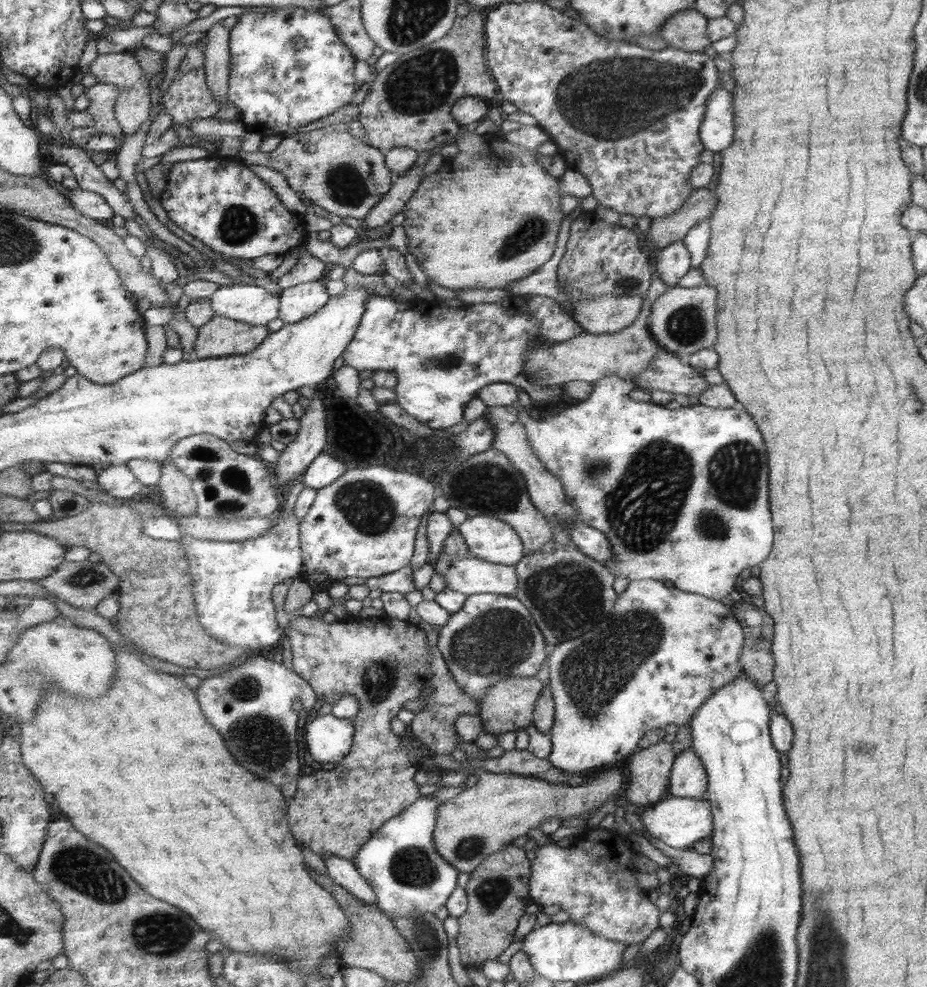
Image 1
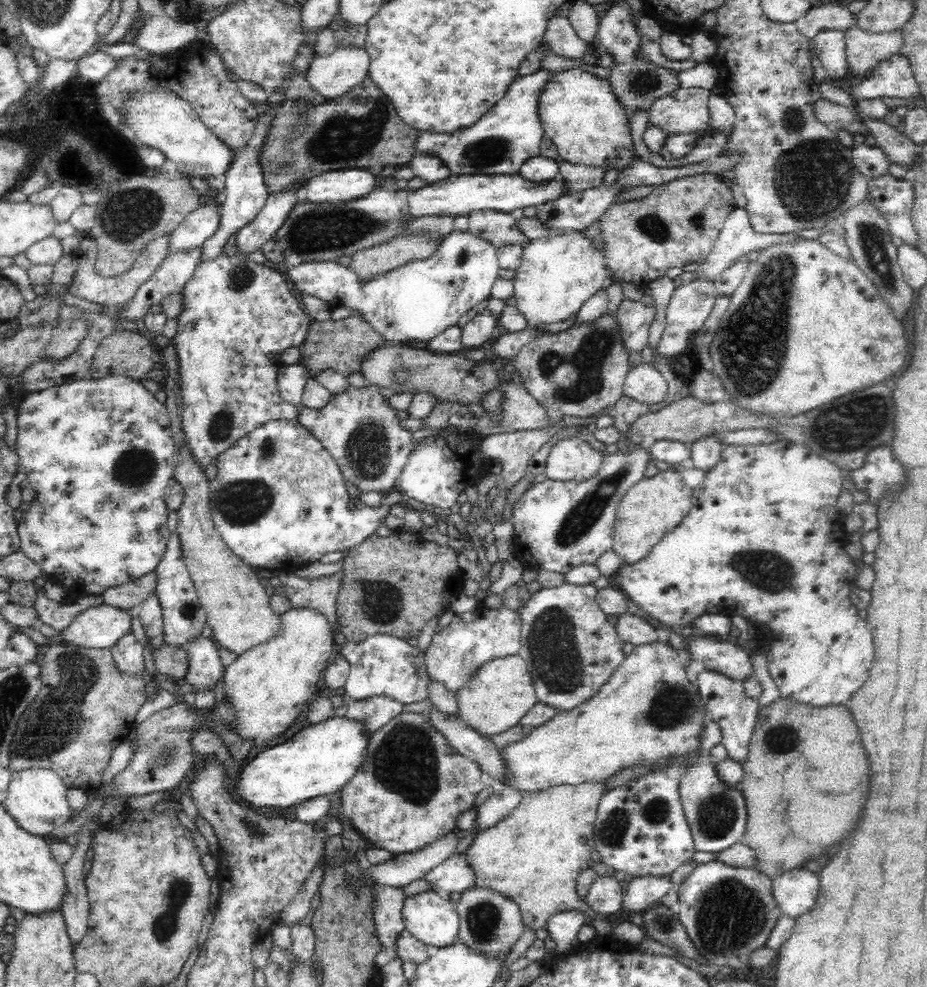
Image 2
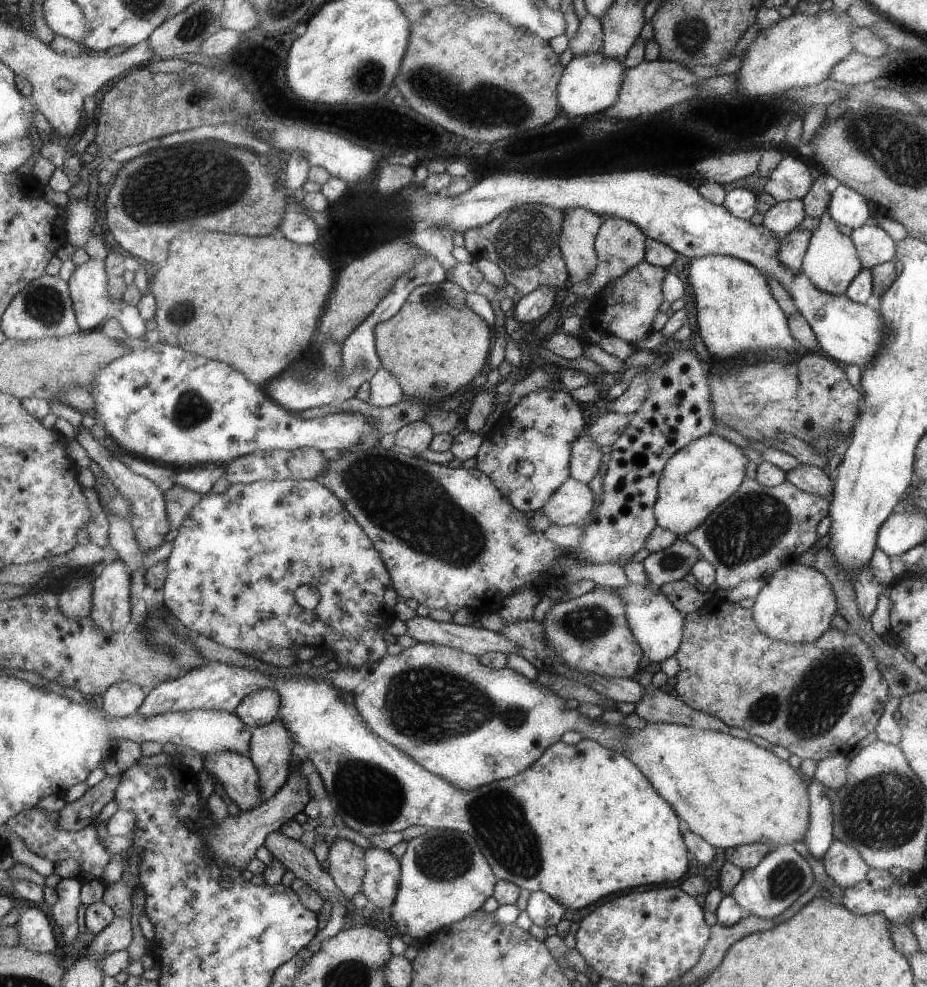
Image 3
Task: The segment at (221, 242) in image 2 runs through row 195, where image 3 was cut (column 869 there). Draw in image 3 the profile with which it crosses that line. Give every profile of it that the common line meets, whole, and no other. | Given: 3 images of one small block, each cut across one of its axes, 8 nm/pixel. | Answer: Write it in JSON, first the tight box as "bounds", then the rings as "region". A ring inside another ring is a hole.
{"bounds":[849,224,895,270],"region":[[[863,224],[861,228],[855,228],[849,238],[857,248],[863,270],[871,270],[873,266],[889,262],[895,256],[895,242],[877,226]]]}

